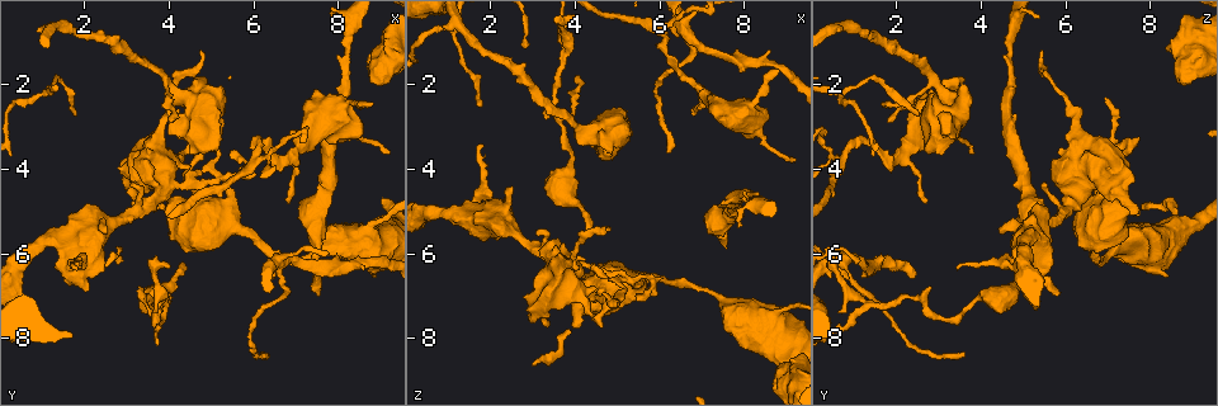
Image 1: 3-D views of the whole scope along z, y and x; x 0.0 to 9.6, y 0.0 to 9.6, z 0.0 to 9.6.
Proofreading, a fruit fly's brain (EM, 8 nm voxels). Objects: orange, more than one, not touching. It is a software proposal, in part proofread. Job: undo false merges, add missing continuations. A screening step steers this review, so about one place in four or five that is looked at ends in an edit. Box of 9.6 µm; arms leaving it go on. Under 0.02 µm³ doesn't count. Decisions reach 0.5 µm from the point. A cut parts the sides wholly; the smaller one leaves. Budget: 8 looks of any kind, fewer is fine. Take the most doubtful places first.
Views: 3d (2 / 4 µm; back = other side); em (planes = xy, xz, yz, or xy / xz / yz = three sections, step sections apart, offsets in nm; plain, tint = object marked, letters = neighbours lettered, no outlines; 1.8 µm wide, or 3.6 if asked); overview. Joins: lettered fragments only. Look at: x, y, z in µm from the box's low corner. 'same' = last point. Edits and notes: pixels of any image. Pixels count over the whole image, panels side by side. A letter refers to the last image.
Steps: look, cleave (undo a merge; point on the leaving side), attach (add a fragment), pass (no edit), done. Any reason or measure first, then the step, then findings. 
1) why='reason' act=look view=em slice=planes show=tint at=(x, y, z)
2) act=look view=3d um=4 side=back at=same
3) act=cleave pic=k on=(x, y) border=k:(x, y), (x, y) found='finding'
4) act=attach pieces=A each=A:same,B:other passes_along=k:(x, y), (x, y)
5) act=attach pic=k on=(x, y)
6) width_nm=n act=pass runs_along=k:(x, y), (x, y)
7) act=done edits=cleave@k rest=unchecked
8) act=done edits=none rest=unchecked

why='thin end' act=look view=em slice=xy step=8 show=letters at=(7.50, 6.95, 5.85)

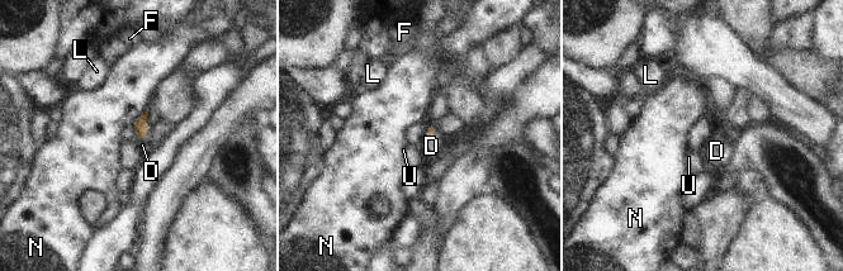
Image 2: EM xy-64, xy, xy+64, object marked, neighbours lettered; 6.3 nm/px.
act=look view=em slice=planes show=letters at=same

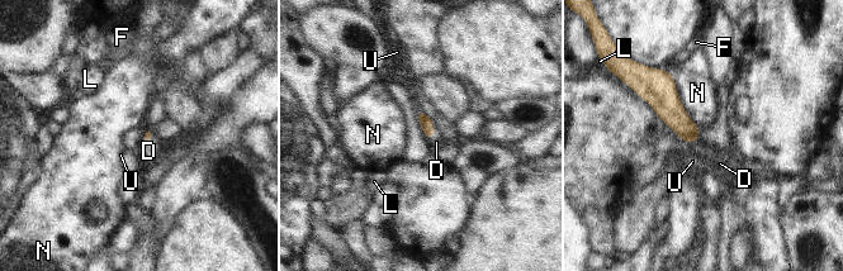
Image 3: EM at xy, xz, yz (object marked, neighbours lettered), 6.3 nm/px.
act=attach pieces=D each=D:same,F:other,L:other,N:other,U:other passes_along=3:(426, 124), (432, 139), (436, 142) found='the cell continues'

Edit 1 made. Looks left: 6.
why='calibre changes' act=look view=3d um=2 side=back at=(5.30, 4.20, 6.70)

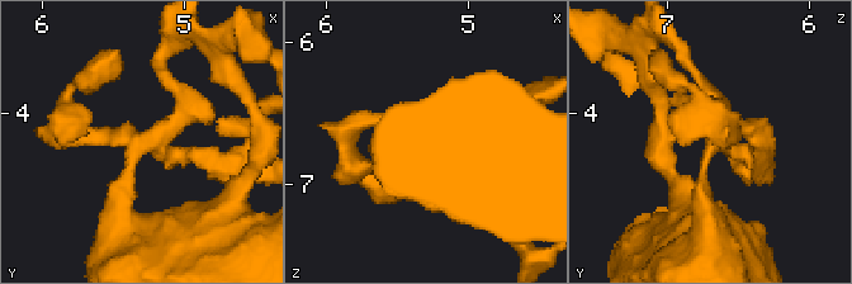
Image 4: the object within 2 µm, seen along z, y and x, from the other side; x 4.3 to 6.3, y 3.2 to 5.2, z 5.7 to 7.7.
why='now the EM' act=look view=em slice=planes show=letters at=same

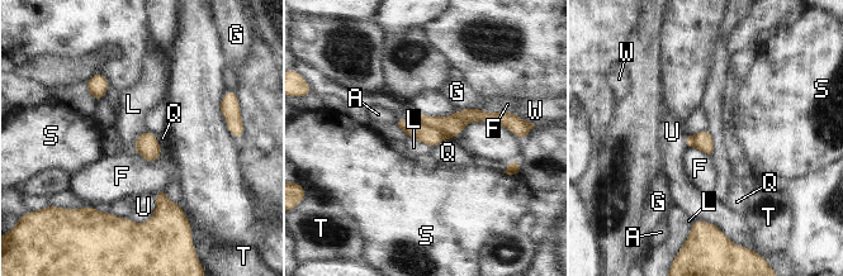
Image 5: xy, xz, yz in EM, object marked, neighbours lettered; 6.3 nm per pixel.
width_nm=120 act=cleave pic=5 on=(429, 136) each=A:other,F:other,G:other,L:other,Q:other,S:other,T:other,U:other,W:other border=5:(417, 120), (436, 128), (445, 137) found='a second cell is stuck on'

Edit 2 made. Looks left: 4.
act=look view=overview

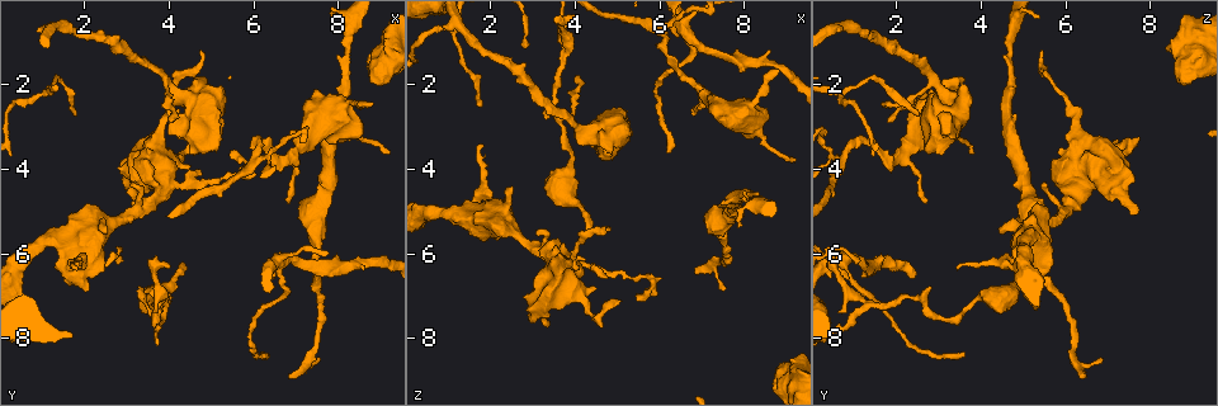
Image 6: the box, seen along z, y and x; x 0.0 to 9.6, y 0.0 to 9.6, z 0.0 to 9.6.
act=look view=em slice=xz step=8 show=letters at=(6.90, 8.80, 6.50)

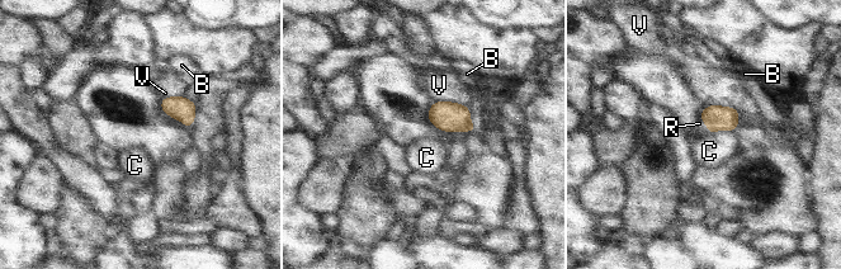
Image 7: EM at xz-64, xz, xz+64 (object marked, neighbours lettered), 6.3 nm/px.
act=attach pieces=R each=B:other,C:other,R:same,V:other passes_along=7:(716, 117), (707, 126), (700, 128) found='it goes on there'

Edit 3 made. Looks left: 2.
act=done edits=attach@3,cleave@5,attach@7 rest=unchecked

